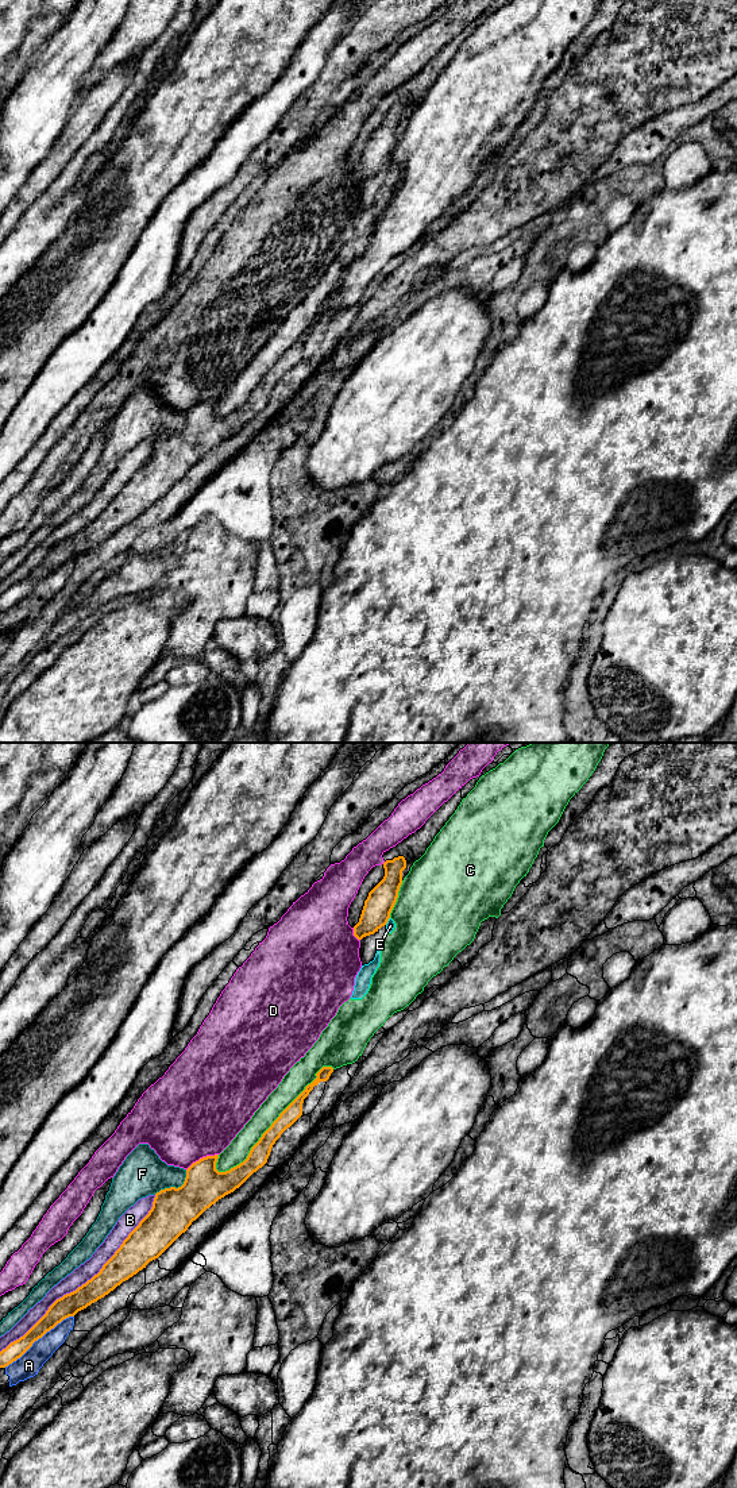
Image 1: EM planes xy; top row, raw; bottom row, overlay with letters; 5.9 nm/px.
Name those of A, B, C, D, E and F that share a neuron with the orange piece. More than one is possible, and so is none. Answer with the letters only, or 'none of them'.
none of them

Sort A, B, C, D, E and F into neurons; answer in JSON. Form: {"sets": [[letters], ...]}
{"sets": [["A"], ["B"], ["C", "E"], ["D"], ["F"]]}

